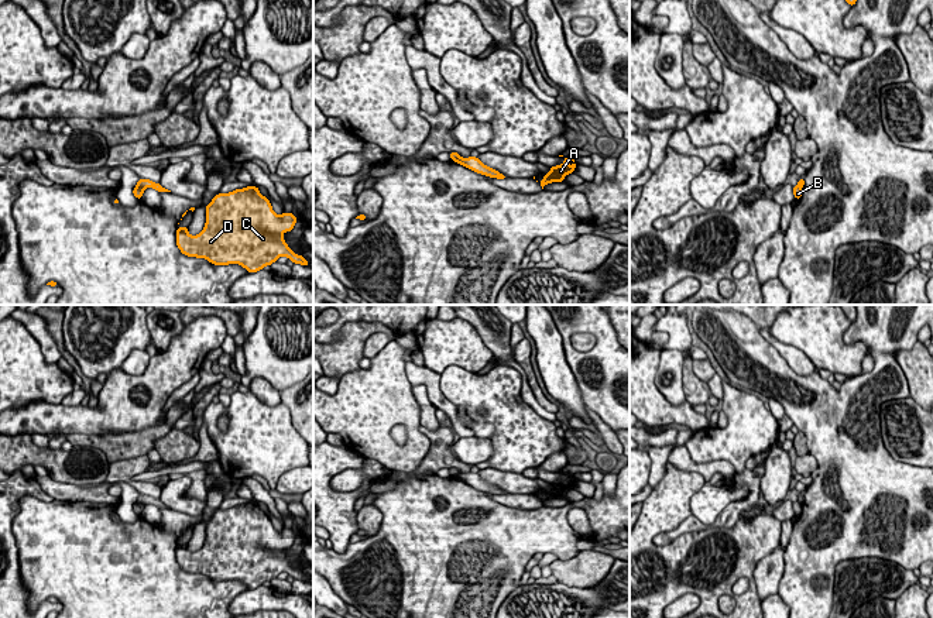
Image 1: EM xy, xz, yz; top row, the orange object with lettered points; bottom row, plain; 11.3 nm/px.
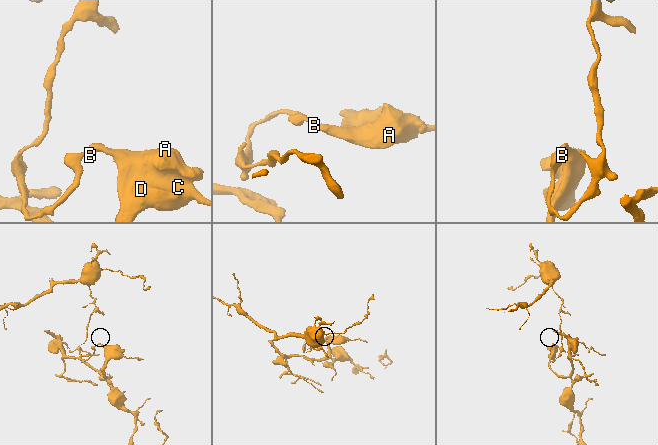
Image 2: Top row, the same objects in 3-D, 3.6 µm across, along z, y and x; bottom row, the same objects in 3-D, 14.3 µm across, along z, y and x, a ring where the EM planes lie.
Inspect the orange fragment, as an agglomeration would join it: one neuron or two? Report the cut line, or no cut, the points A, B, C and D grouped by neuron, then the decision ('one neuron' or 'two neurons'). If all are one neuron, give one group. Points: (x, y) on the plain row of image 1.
cut xy (137, 501), (144, 504); groups A C D / B; two neurons

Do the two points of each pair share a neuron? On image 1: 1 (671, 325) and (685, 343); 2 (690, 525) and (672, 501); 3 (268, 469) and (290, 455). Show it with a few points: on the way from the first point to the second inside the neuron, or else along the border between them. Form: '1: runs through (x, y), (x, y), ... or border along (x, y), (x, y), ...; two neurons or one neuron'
1: runs through (675, 329), (681, 339); one neuron
2: border along (690, 514), (675, 528), (661, 531), (657, 535); two neurons
3: runs through (274, 463), (284, 455); one neuron

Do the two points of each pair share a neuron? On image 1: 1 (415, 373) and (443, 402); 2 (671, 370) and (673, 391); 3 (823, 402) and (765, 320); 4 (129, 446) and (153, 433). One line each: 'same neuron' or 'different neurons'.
1: same neuron
2: same neuron
3: different neurons
4: same neuron

